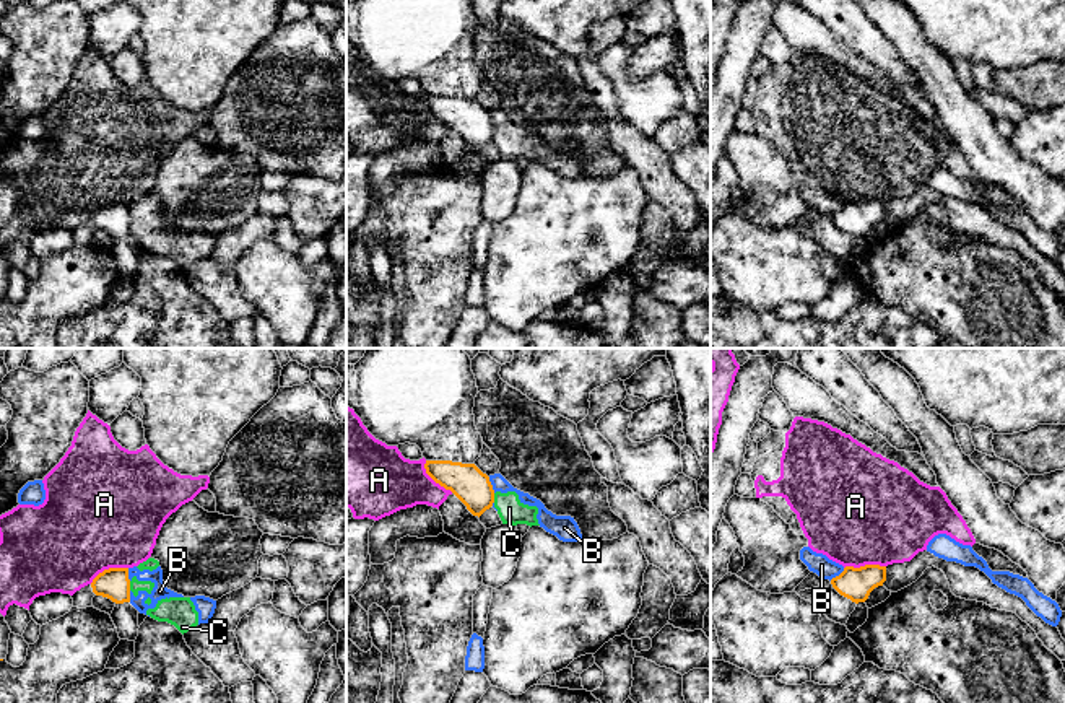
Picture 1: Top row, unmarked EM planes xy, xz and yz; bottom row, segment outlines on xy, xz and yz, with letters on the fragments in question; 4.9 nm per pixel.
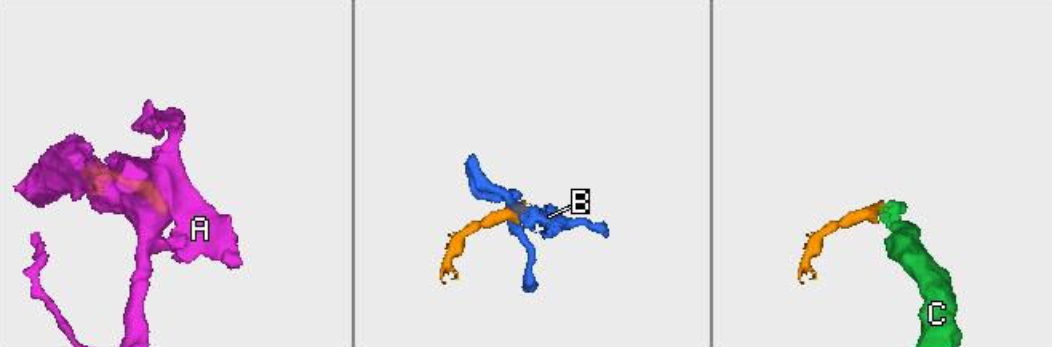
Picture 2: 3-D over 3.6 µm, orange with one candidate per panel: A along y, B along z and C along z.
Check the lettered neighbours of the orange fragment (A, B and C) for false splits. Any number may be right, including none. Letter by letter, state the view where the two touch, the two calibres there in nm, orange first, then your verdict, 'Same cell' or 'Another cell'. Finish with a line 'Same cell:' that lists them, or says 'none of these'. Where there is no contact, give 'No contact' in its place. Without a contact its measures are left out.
A: Touches orange in yz. Thickness 160 nm (orange) against 500 nm. Another cell
B: Touches orange in xz. Thickness 180 nm (orange) against 80 nm. Another cell
C: Touches orange in xy. Thickness 150 nm (orange) against 60 nm. Another cell
Same cell: none of these

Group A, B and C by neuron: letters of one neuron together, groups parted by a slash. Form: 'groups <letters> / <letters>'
groups A / B C

